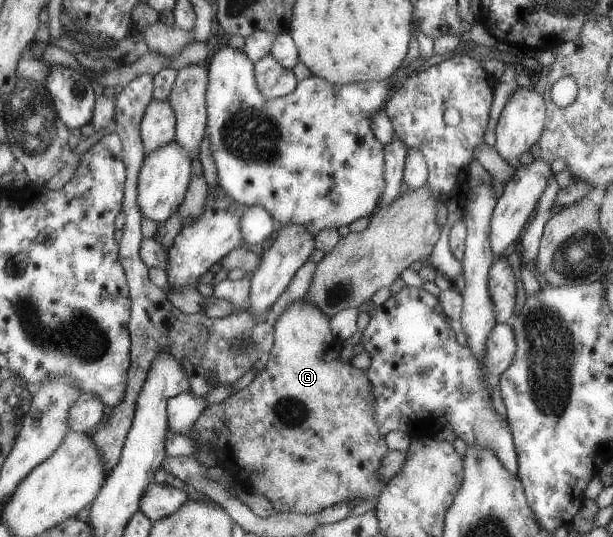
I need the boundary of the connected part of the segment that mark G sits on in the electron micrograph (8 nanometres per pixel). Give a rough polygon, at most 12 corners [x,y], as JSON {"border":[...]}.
{"border":[[304,300],[186,434],[276,513],[378,498],[365,371]]}

